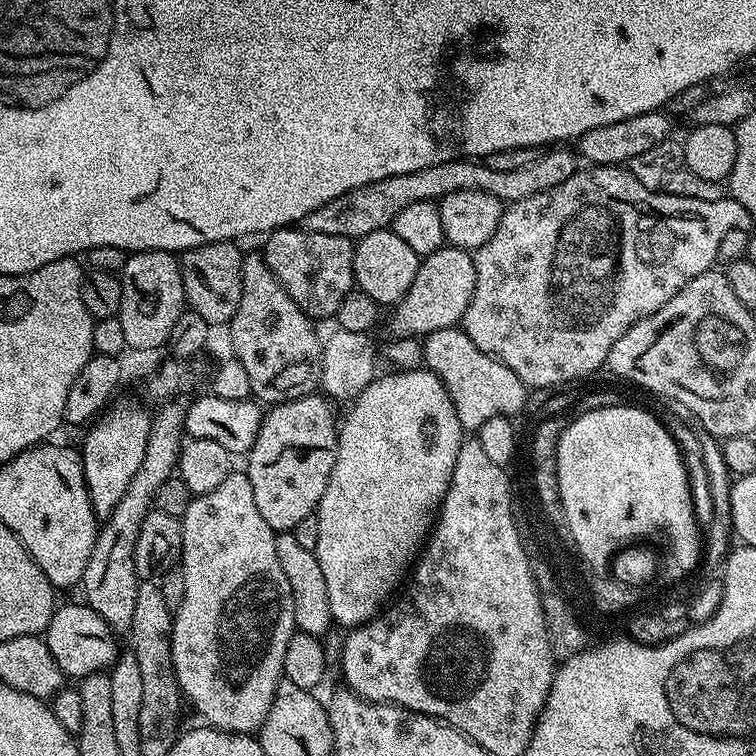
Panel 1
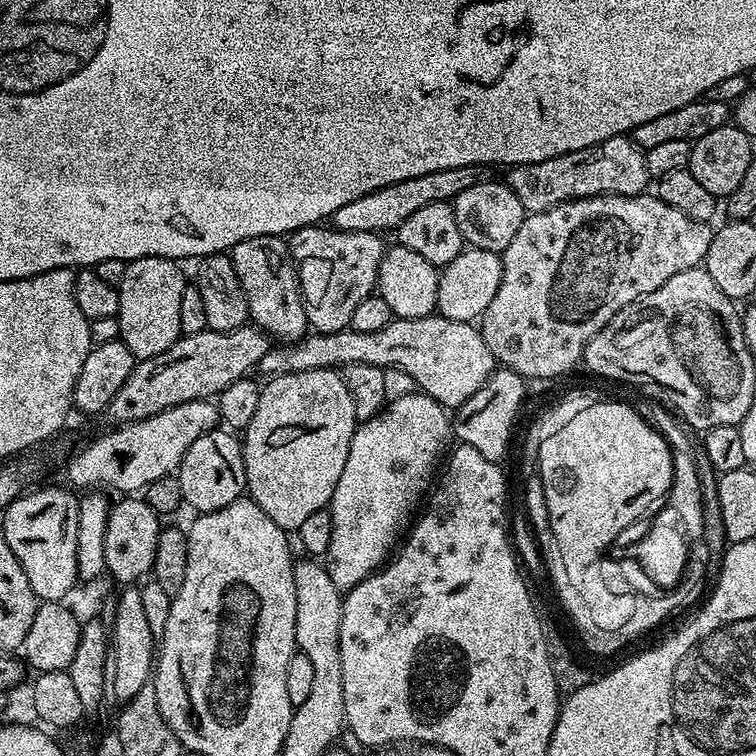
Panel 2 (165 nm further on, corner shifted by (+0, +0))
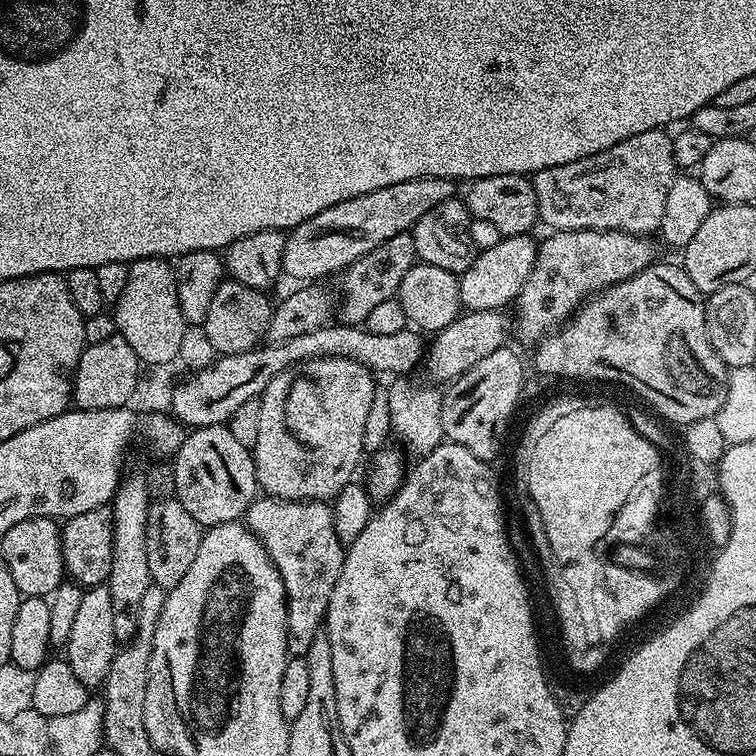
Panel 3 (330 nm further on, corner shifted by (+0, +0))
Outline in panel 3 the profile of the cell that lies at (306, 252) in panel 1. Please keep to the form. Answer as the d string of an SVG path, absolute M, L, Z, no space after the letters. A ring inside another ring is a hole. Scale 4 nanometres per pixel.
M406 231L402 234L394 234L394 238L390 238L390 242L382 242L382 246L374 246L370 254L358 258L349 268L345 268L339 277L340 292L344 295L338 300L339 323L363 325L370 310L374 310L374 306L393 299L399 293L406 270L410 270L417 262L414 238L411 231Z

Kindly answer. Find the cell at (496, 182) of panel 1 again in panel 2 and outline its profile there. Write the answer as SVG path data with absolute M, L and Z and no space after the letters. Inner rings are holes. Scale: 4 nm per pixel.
M627 135L615 136L586 150L567 152L558 158L546 158L546 162L509 167L506 183L510 190L514 190L514 194L518 194L518 202L522 202L525 213L528 214L550 210L567 200L585 200L591 196L639 196L647 189L644 187L650 184L644 153L645 149L637 146Z

